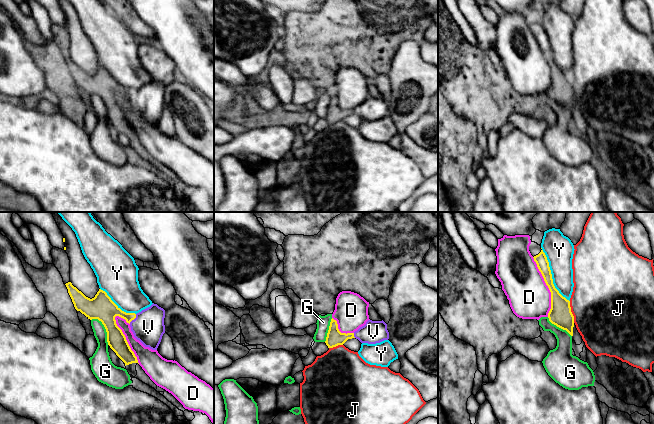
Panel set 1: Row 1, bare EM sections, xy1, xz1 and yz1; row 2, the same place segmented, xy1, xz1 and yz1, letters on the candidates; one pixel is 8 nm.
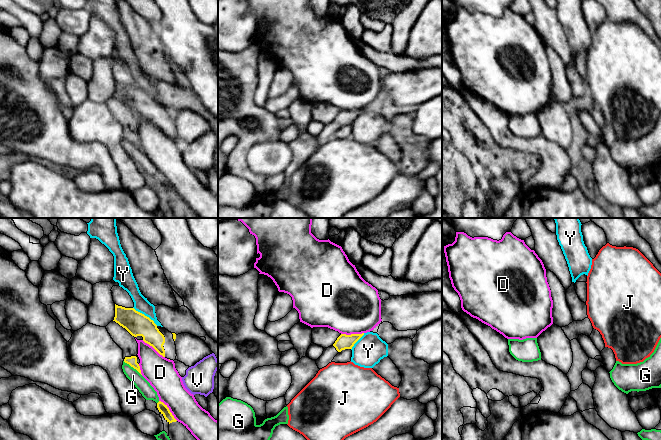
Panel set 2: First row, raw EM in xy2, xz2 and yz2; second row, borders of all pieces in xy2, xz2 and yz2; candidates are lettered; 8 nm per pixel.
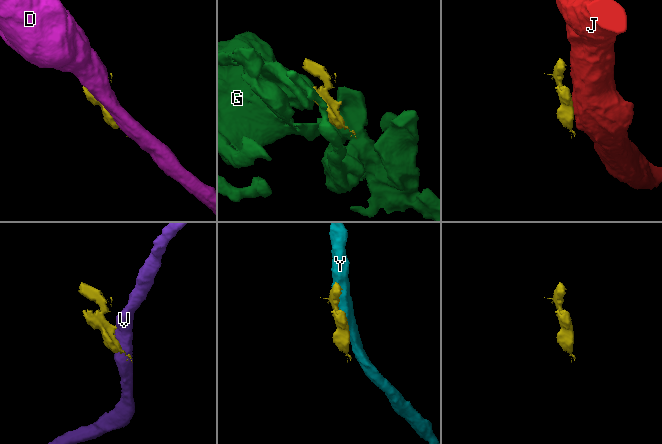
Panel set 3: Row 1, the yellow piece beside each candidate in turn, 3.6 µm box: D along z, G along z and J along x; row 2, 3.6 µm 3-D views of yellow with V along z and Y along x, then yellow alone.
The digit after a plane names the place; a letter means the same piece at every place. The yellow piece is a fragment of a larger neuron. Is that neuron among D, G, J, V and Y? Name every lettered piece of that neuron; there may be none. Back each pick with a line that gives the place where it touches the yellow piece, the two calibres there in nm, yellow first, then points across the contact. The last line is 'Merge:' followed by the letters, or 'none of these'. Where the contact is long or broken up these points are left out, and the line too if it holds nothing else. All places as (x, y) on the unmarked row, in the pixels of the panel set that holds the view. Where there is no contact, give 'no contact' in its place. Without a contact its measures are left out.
Merge: none of these

